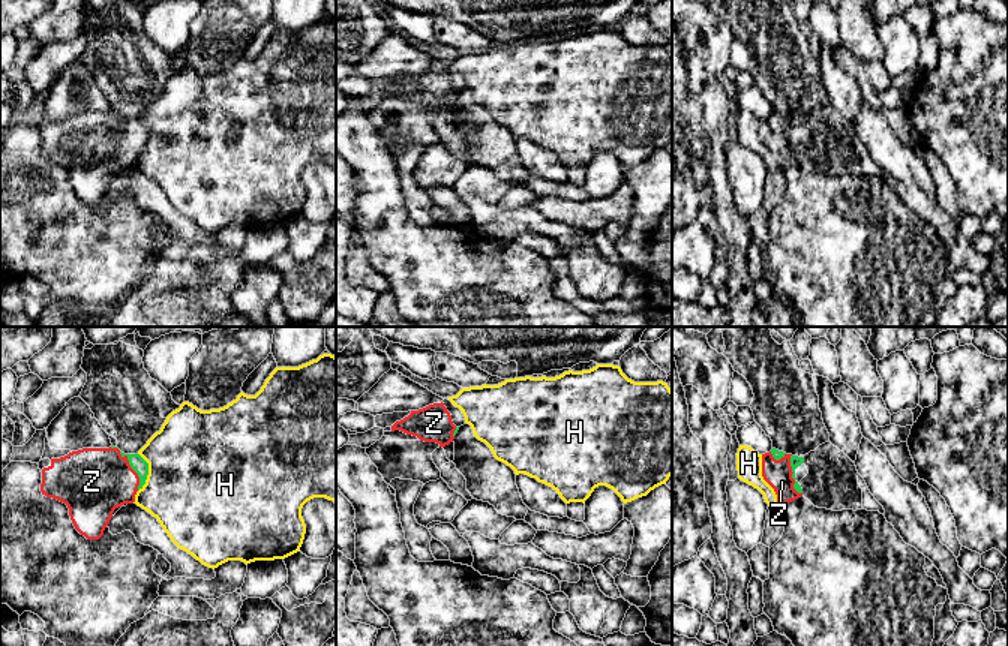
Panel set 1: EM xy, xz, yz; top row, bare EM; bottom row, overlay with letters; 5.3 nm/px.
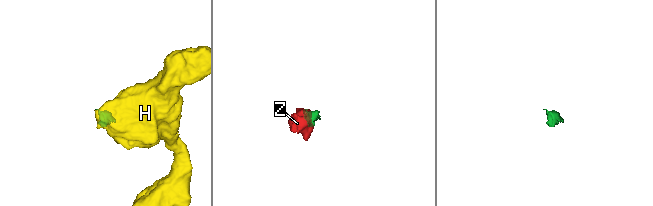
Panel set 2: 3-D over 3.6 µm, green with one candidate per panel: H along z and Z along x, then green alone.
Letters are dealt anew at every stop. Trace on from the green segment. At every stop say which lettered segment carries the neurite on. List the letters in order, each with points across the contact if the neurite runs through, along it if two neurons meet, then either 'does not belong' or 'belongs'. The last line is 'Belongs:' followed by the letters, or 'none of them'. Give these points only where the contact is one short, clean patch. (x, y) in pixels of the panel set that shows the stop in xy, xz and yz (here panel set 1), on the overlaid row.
H: border xy (138, 453), (147, 463), (147, 478), (138, 490); does not belong
Z: way xy (135, 460), (132, 468), (126, 474), (92, 481); belongs
Belongs: Z

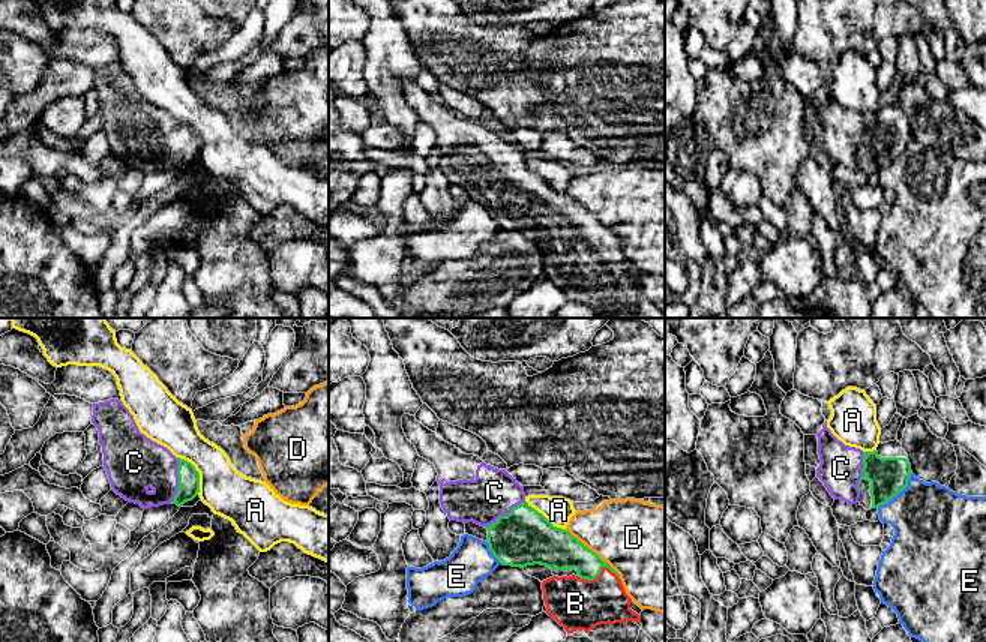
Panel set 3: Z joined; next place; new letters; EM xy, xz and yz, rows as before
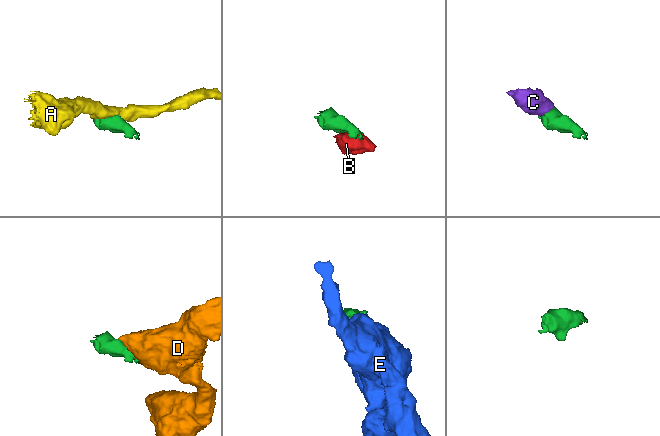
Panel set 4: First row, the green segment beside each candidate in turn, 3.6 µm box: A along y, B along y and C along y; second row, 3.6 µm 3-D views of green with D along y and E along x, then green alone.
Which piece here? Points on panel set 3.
A: does not belong
B: way xz (559, 551), (583, 558), (599, 573), (596, 582), (575, 603); belongs
C: way xy (188, 476), (179, 480), (153, 465), (135, 464); belongs
D: border xz (566, 528), (595, 551), (620, 578); does not belong
E: does not belong
Belongs: B, C

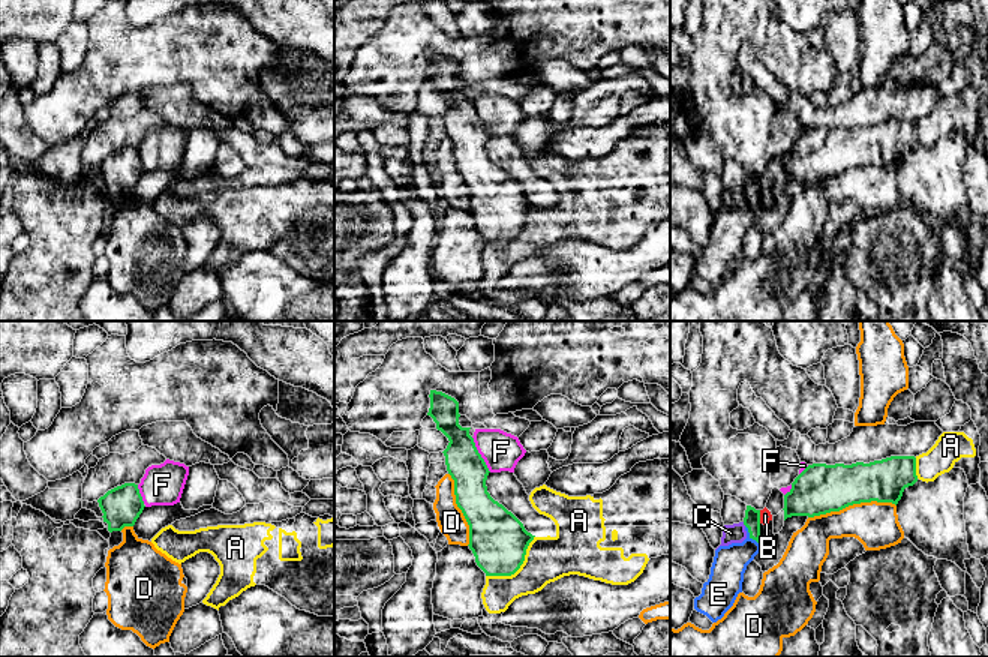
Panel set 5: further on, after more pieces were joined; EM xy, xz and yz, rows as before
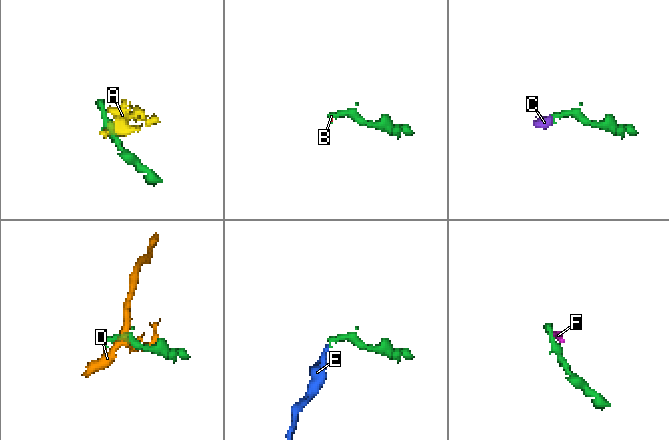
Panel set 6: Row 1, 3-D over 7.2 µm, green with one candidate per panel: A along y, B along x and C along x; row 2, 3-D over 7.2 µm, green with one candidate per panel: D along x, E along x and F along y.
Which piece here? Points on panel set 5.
A: does not belong
B: border yz (759, 510), (760, 522); does not belong
C: way yz (751, 521), (744, 524), (735, 533); belongs
D: does not belong
E: border yz (745, 525), (760, 548); does not belong
F: border xz (471, 437), (491, 471); does not belong
Belongs: C

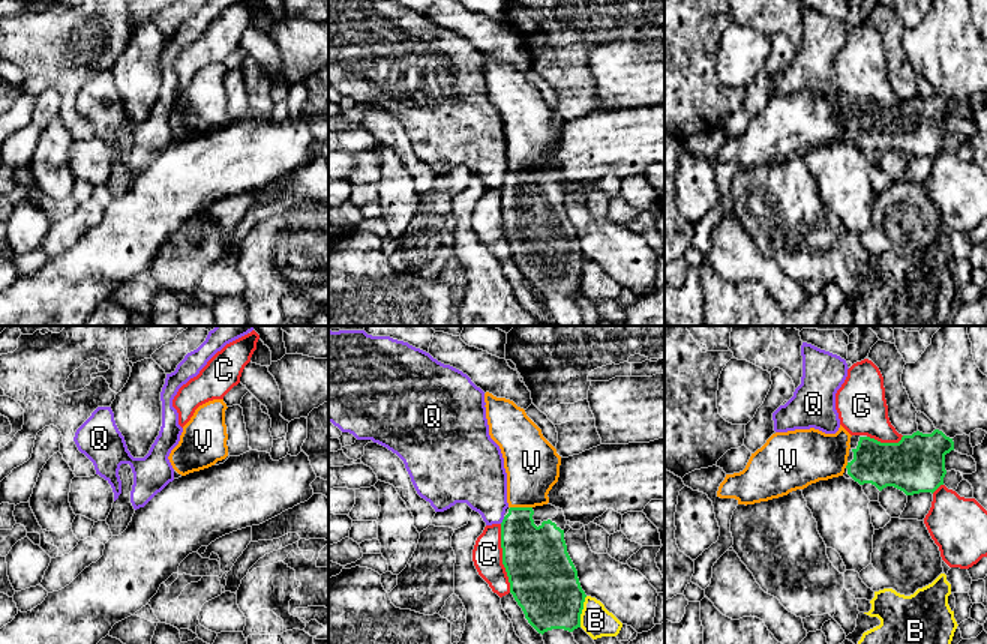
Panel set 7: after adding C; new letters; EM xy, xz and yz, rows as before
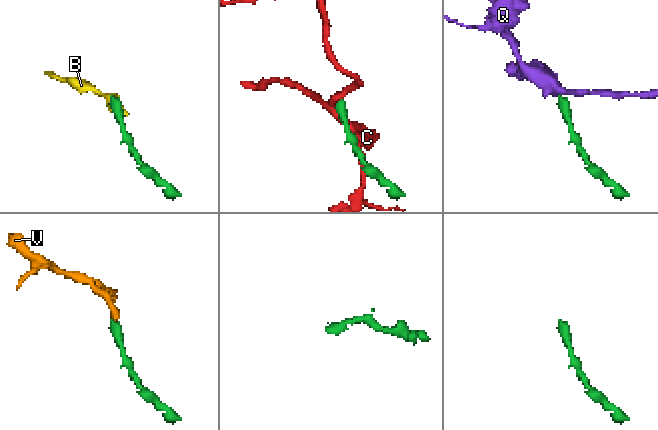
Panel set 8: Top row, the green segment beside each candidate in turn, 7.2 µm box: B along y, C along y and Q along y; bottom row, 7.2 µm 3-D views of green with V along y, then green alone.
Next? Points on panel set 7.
B: border xz (587, 596), (579, 626); does not belong
C: does not belong
Q: border xz (504, 517), (500, 523); does not belong
V: way xz (530, 553), (521, 539), (521, 508), (531, 463); belongs
Belongs: V

